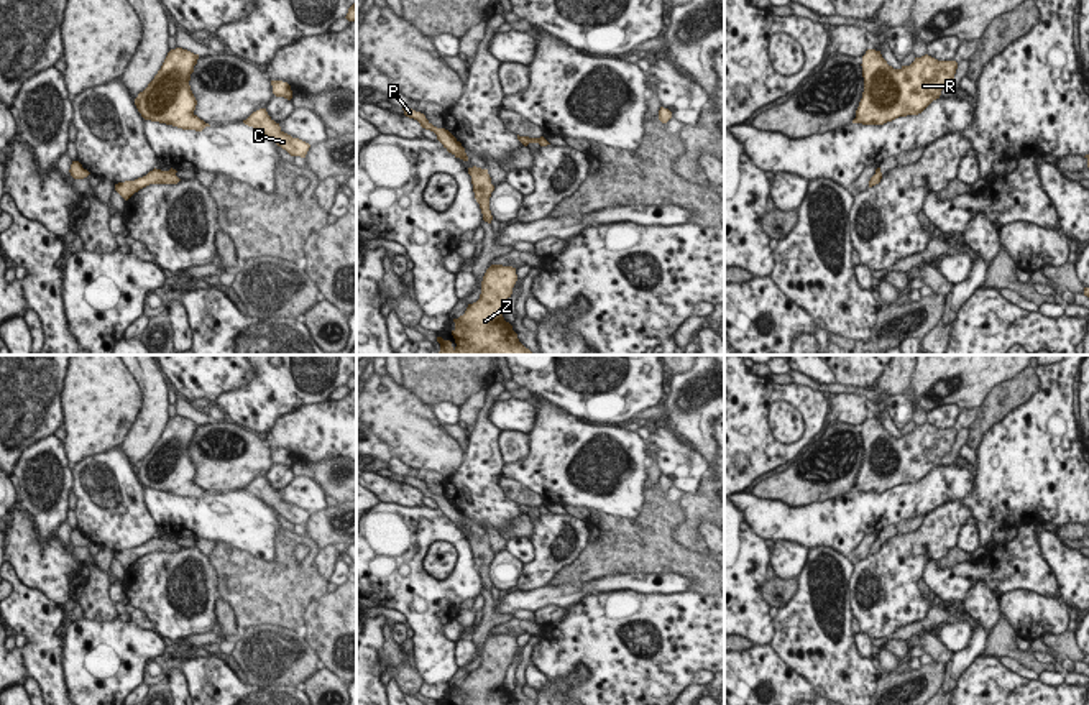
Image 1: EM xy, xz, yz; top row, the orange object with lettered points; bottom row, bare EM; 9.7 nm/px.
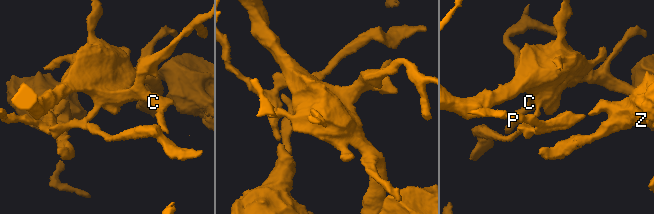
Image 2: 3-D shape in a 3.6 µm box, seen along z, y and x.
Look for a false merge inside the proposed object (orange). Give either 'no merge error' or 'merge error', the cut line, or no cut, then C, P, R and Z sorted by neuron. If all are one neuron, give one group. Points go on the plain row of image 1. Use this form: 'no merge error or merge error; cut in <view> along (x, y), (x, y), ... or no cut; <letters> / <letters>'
merge error; cut in xy along (170, 538), (174, 543); C R / P Z

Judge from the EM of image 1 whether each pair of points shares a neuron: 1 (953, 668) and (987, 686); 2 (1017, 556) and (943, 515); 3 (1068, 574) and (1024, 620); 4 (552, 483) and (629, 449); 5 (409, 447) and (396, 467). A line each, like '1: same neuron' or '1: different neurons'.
1: different neurons
2: different neurons
3: same neuron
4: same neuron
5: different neurons

